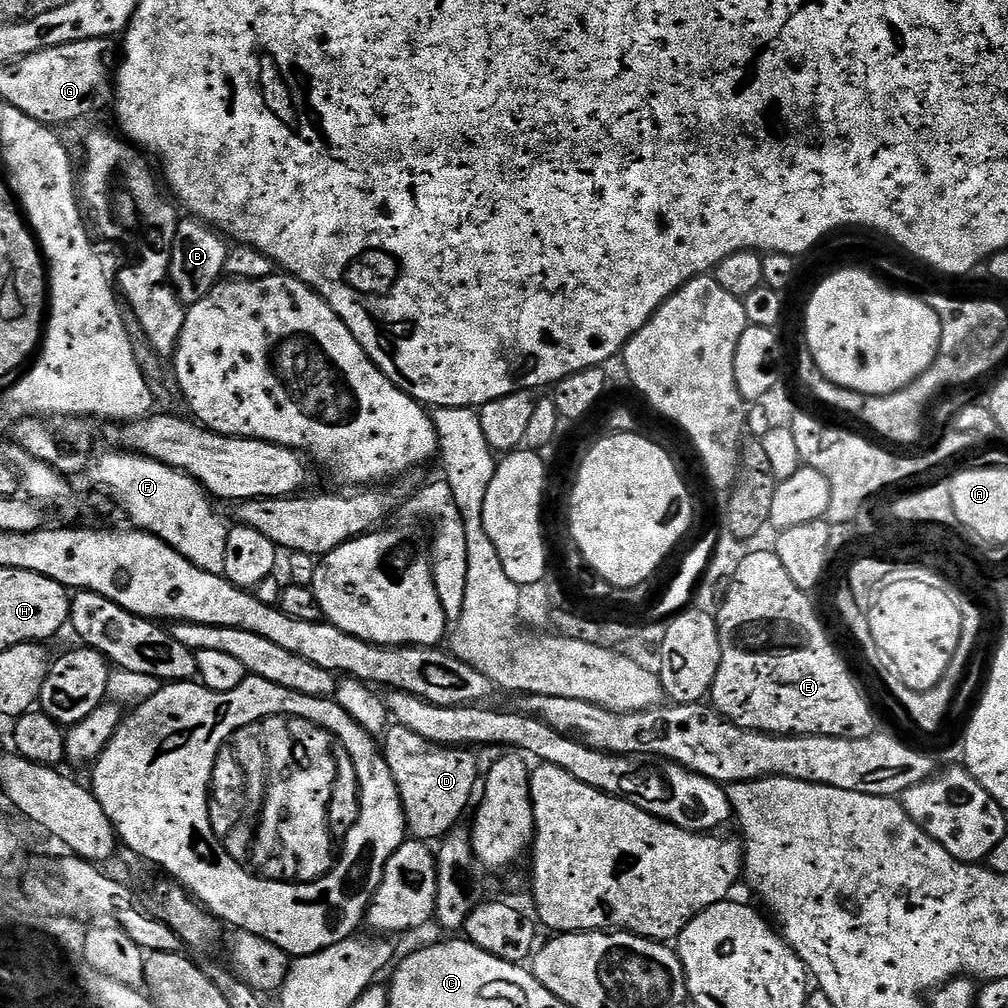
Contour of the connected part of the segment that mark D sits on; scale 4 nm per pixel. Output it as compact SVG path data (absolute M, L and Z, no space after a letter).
M399 726L389 727L382 737L384 761L390 766L390 774L398 786L400 801L404 807L407 831L415 839L425 842L439 841L457 827L460 815L472 800L472 791L478 788L476 756L464 746L435 744L414 730Z

